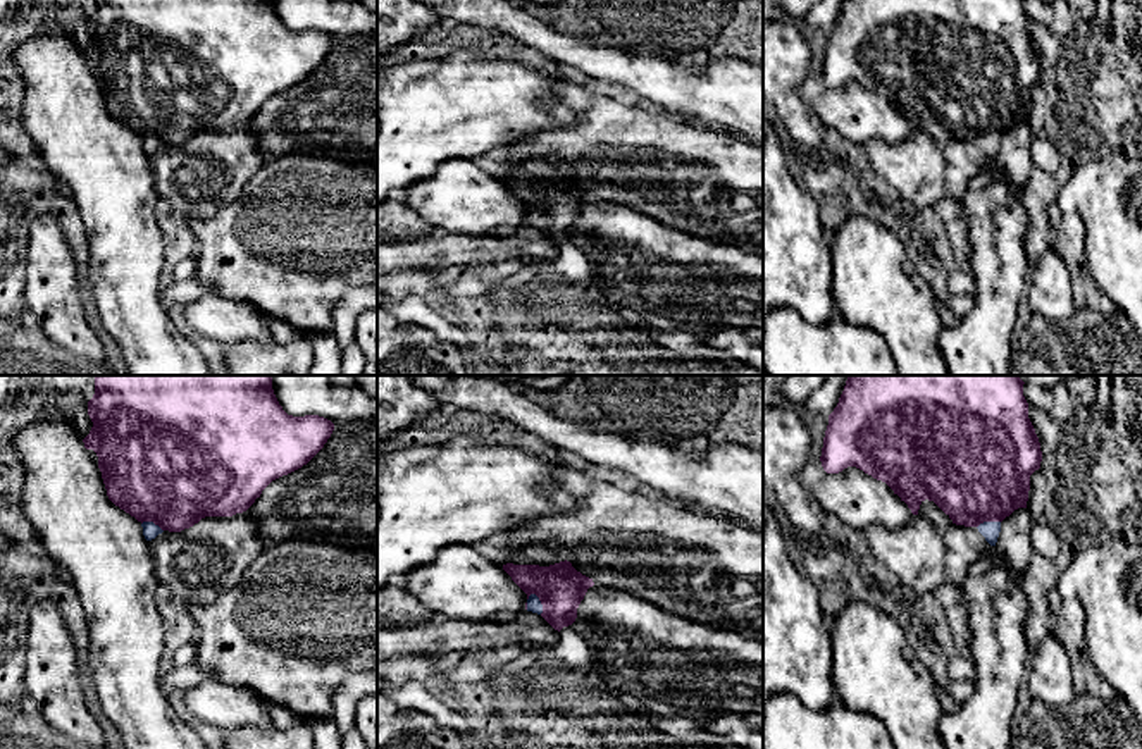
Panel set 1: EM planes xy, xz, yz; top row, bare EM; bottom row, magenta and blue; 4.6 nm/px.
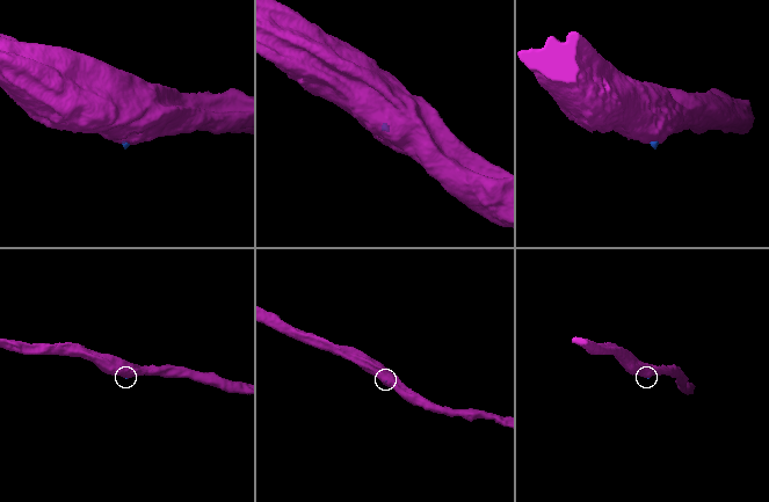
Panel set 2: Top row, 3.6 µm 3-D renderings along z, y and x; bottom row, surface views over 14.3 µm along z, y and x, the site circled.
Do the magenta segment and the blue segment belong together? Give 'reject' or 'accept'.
accept

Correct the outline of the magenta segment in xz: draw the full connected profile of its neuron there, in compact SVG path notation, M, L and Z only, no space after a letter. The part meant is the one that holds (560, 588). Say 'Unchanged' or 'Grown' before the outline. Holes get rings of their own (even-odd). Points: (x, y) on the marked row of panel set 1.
Grown. M567 560L549 566L506 563L503 570L527 594L525 610L541 615L558 632L575 622L580 601L594 585Z

